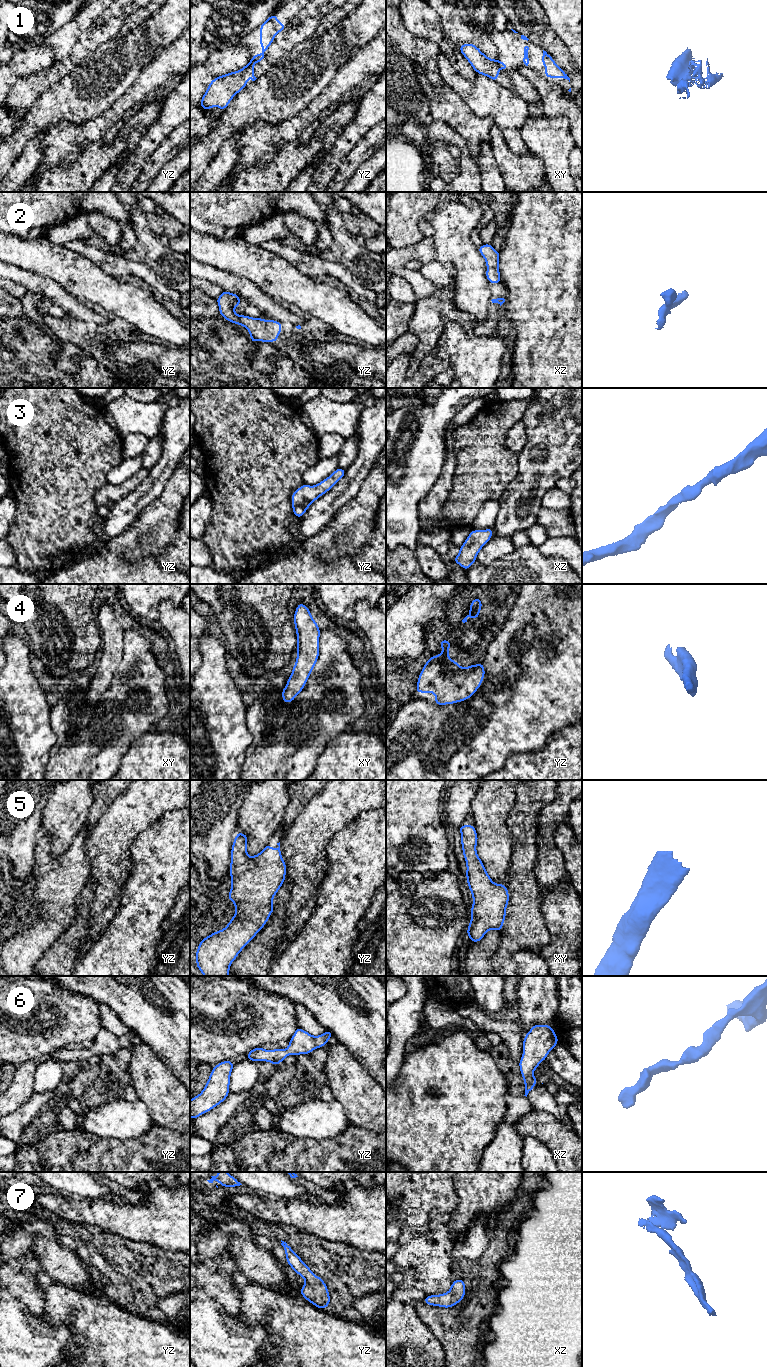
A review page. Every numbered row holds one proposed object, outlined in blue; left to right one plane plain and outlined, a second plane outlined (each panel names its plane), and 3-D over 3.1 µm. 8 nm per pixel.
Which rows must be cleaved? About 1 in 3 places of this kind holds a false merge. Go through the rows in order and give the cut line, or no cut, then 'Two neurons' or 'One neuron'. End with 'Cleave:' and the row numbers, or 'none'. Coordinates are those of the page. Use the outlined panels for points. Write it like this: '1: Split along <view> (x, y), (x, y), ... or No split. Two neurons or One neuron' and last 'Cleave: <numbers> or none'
1: Split along xy (496, 60), (499, 67). Two neurons
2: No split. One neuron
3: No split. One neuron
4: No split. One neuron
5: No split. One neuron
6: No split. One neuron
7: No split. One neuron
Cleave: 1

